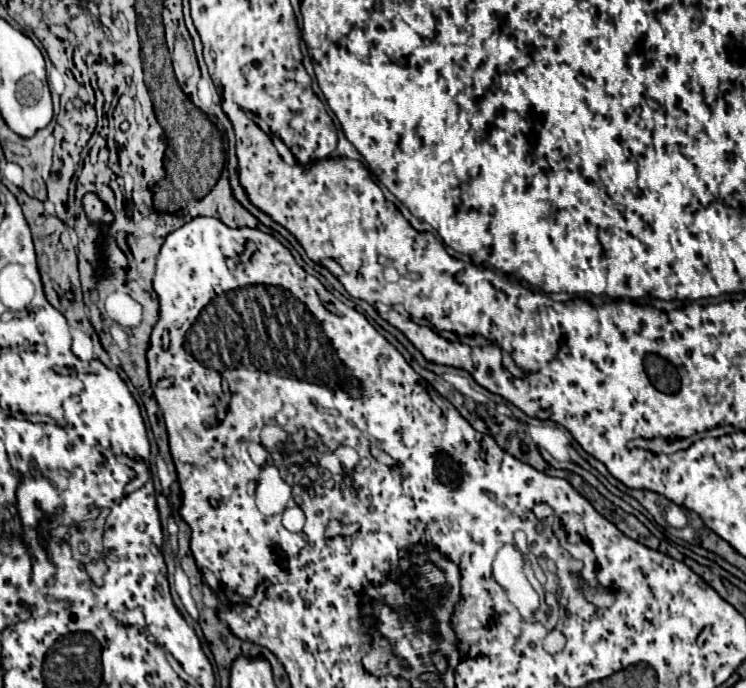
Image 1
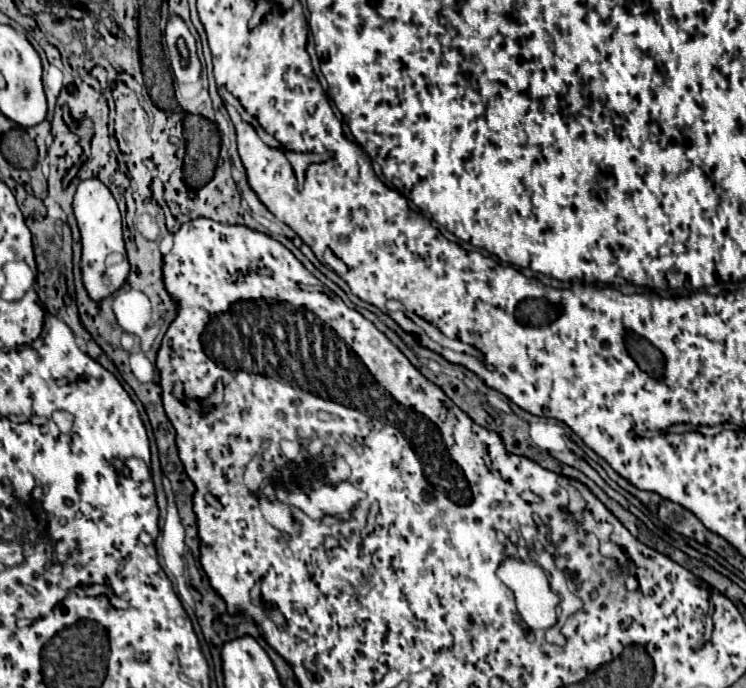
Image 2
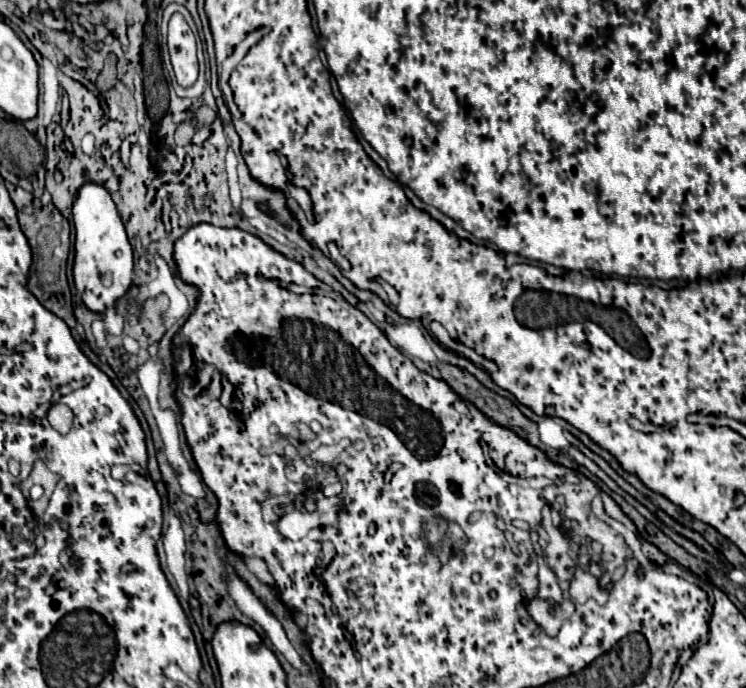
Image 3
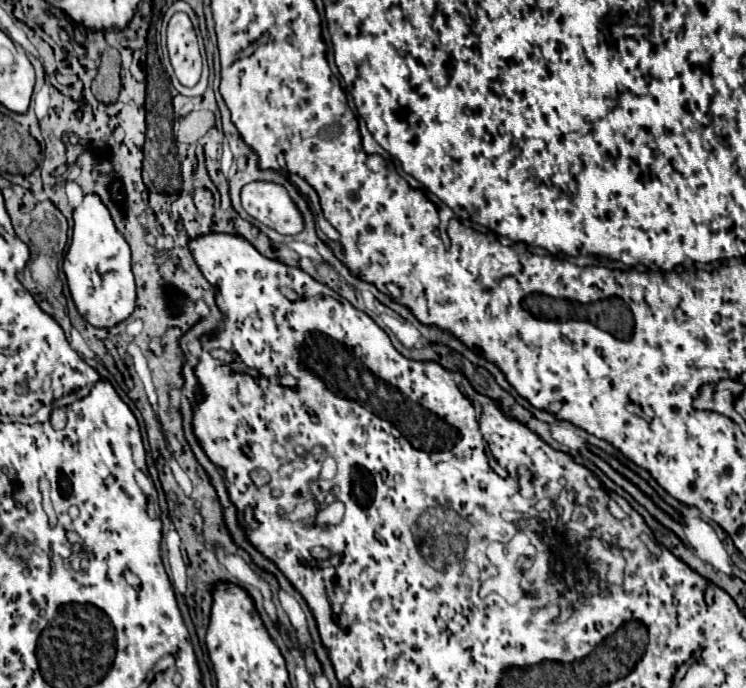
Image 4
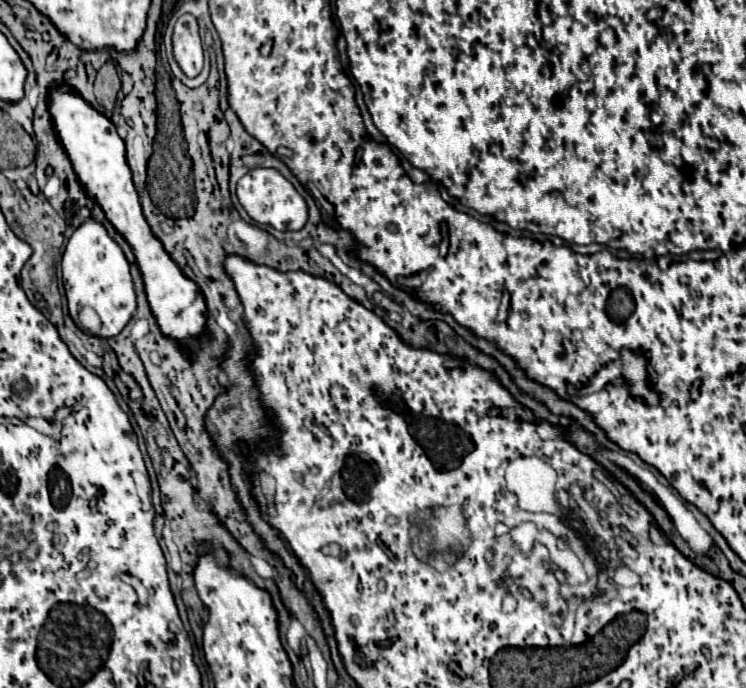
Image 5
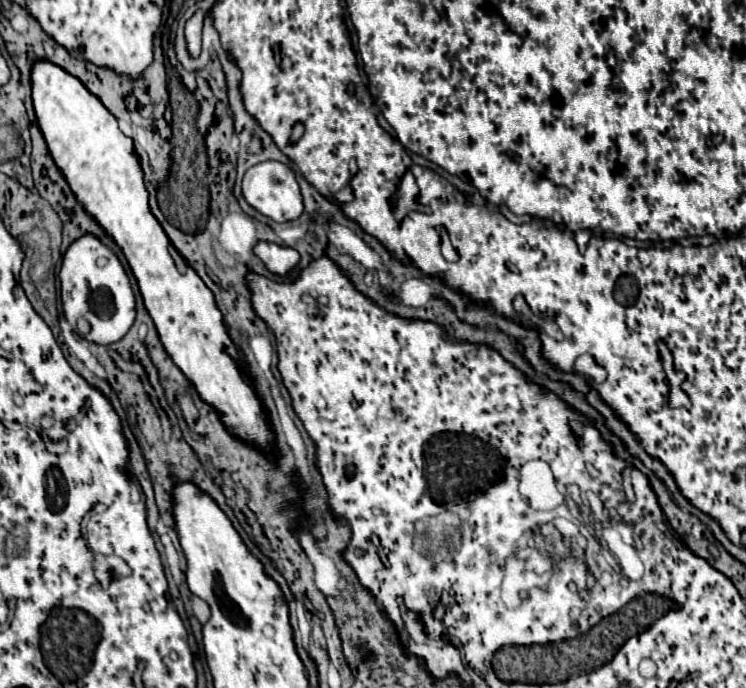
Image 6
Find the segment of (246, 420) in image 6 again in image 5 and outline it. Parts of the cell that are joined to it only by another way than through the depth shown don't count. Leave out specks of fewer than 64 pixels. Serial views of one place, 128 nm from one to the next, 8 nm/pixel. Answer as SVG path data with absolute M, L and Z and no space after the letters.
M68 86L50 90L50 114L54 118L58 140L72 160L78 180L88 190L88 194L98 200L98 204L106 212L106 218L132 246L144 278L146 296L160 330L180 344L186 344L190 338L200 336L206 326L206 306L202 292L190 278L186 278L178 270L178 266L164 252L162 244L144 220L140 200L132 184L132 174L126 164L124 140L118 136L114 124L104 114L96 112L90 104L86 104L76 92L70 92Z

